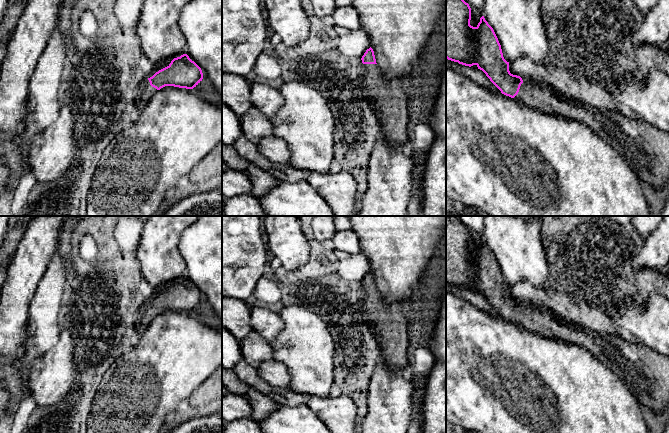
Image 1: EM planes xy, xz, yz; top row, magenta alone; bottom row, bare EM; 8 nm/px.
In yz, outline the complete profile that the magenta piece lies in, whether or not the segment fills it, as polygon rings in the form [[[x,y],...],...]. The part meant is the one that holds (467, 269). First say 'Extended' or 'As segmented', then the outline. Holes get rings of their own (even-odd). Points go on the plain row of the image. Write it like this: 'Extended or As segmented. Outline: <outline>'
Extended. Outline: [[[446,216],[446,282],[465,290],[476,289],[502,318],[514,322],[523,329],[542,336],[563,340],[585,347],[594,357],[606,365],[629,389],[639,404],[659,414],[669,407],[669,358],[650,347],[632,342],[627,337],[600,334],[583,326],[562,321],[552,311],[543,307],[524,306],[509,295],[501,269],[493,252],[484,240],[476,251],[470,249],[471,232],[457,216]]]

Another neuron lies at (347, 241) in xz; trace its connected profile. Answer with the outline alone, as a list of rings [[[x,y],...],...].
[[[350,230],[336,231],[332,238],[336,250],[349,255],[361,253],[361,243],[357,234]]]

